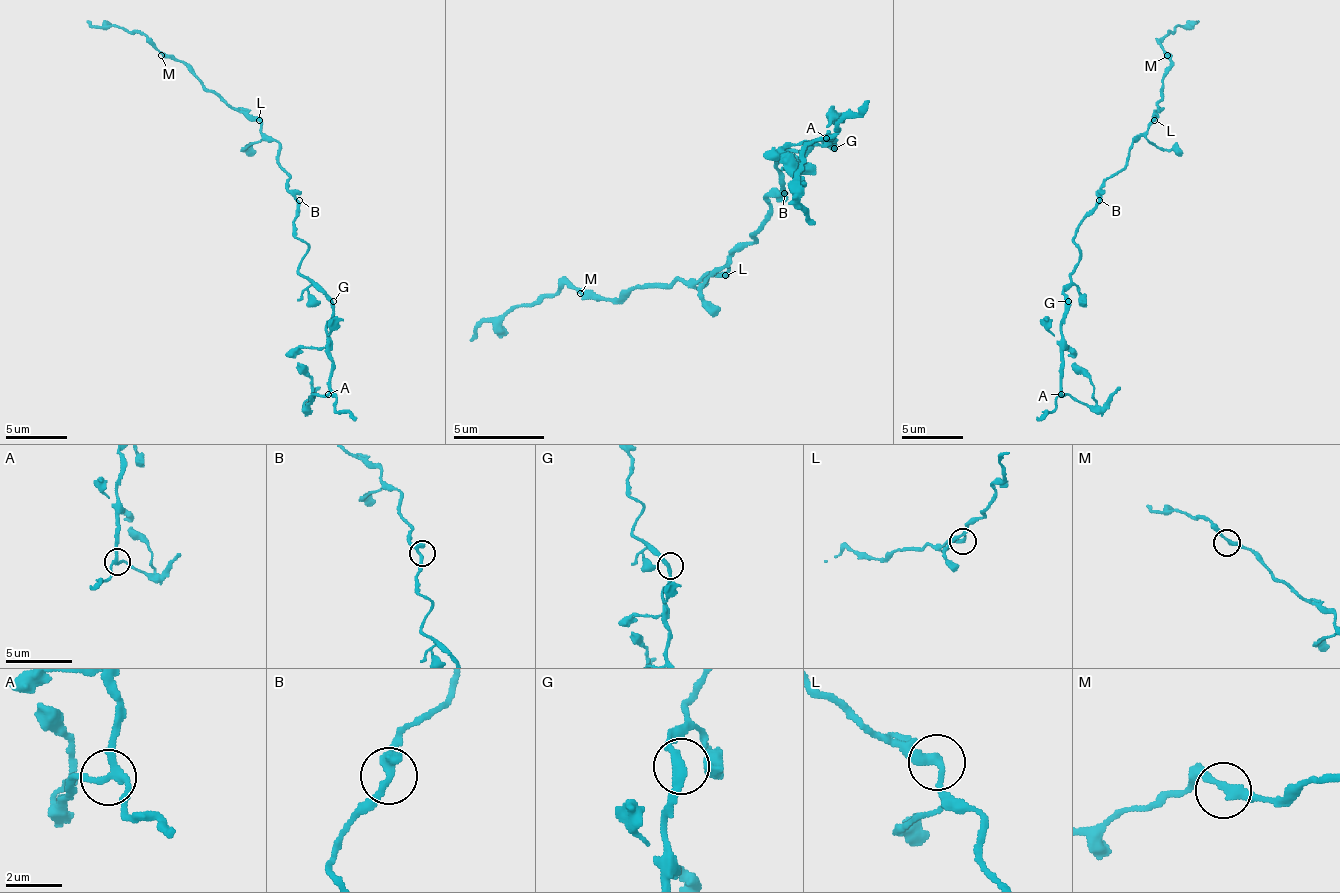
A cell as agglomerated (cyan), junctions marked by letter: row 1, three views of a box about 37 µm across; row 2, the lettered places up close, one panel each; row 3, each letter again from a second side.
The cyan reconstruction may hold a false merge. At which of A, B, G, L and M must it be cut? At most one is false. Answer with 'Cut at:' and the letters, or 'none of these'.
Cut at: A

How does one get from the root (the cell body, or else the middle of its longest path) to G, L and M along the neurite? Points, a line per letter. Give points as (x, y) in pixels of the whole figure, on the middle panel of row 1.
G: (780, 193), (775, 166), (780, 157), (798, 161), (784, 157), (807, 152), (816, 143), (834, 148)
L: (780, 193), (771, 202), (771, 216), (730, 261), (730, 271), (725, 275)
M: (780, 193), (771, 202), (771, 216), (721, 271), (707, 271), (698, 280), (634, 284), (616, 298), (580, 293)

